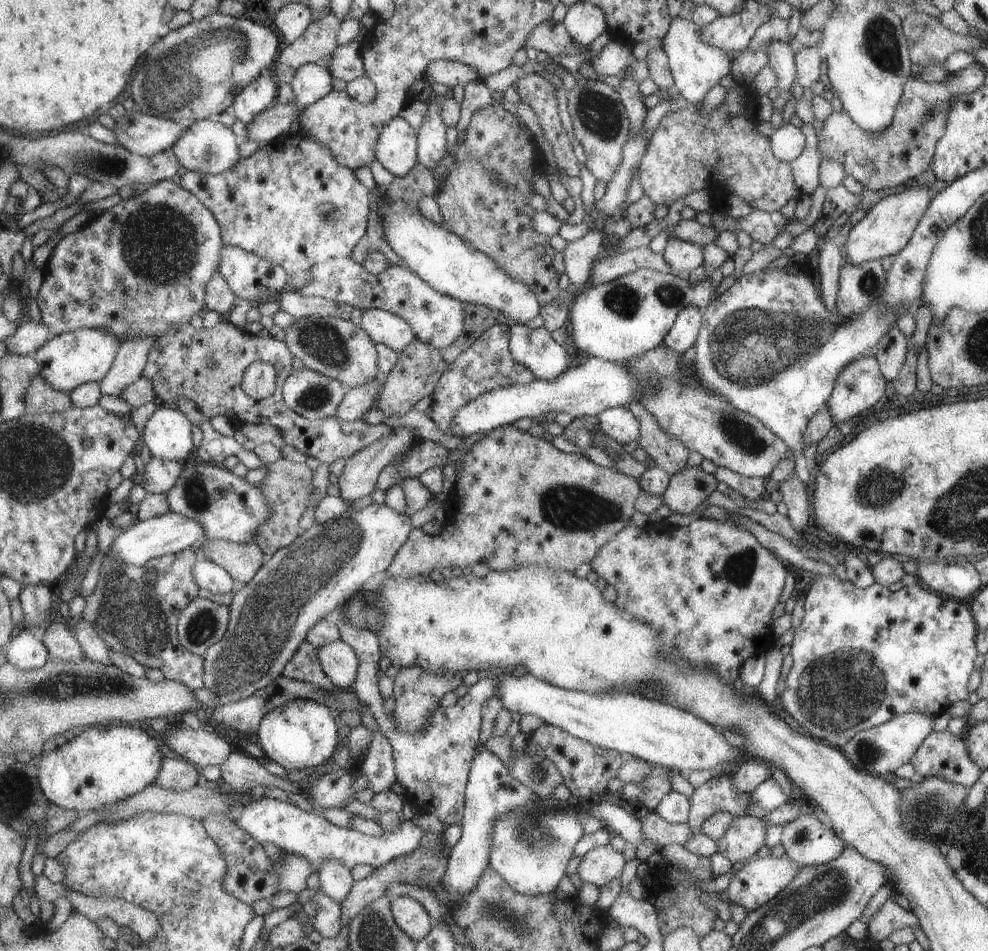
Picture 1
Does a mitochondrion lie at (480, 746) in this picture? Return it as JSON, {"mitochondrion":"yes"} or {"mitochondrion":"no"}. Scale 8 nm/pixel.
{"mitochondrion":"no"}

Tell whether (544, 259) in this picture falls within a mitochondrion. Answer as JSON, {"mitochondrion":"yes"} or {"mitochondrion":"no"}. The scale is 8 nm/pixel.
{"mitochondrion":"no"}

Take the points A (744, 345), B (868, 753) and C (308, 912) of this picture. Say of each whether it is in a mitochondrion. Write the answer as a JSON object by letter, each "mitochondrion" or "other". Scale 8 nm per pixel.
{"A":"mitochondrion","B":"mitochondrion","C":"other"}

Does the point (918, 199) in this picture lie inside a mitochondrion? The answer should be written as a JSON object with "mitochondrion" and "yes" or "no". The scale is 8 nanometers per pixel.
{"mitochondrion":"no"}

